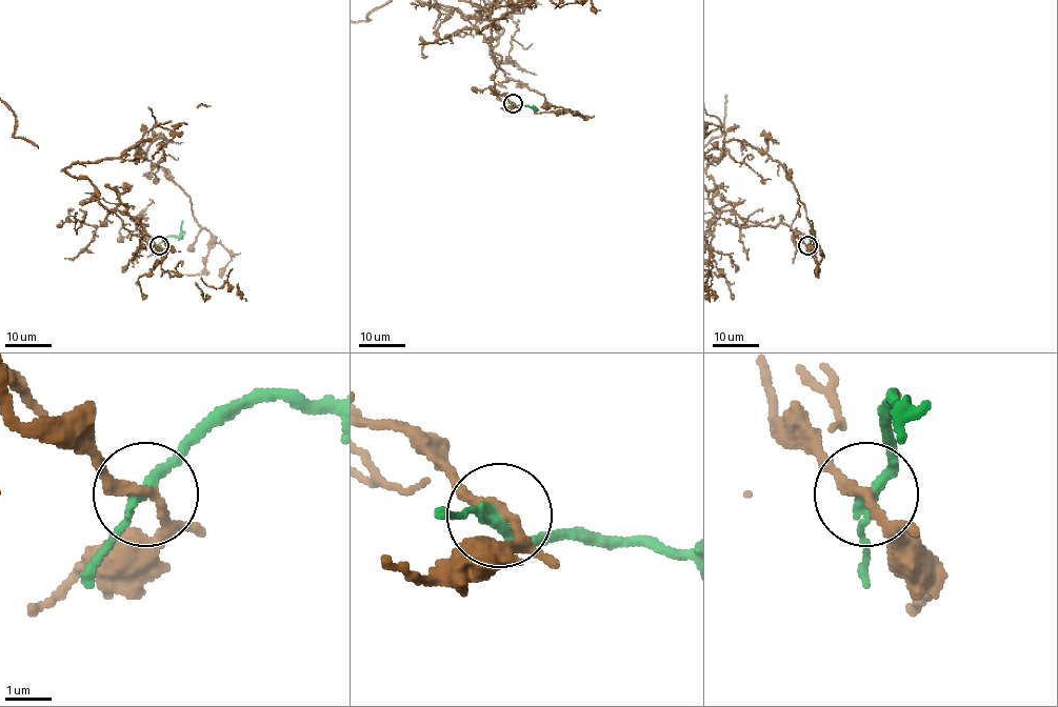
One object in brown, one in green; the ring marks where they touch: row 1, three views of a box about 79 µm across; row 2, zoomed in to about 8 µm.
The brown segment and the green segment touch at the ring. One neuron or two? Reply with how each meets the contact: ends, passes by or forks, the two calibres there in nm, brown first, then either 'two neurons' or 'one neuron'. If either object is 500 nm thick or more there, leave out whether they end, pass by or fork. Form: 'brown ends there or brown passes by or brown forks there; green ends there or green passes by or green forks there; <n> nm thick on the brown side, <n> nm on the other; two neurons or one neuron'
brown forks there; green passes by; 170 nm thick on the brown side, 200 nm on the other; two neurons

